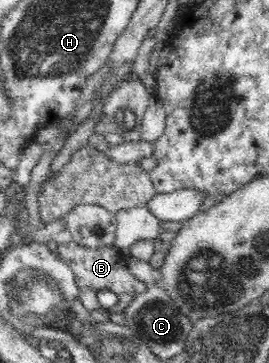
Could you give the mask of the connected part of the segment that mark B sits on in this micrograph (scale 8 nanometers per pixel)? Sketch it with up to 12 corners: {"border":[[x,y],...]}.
{"border":[[58,245],[75,274],[86,309],[101,310],[96,294],[118,297],[109,314],[146,290],[119,248]]}

